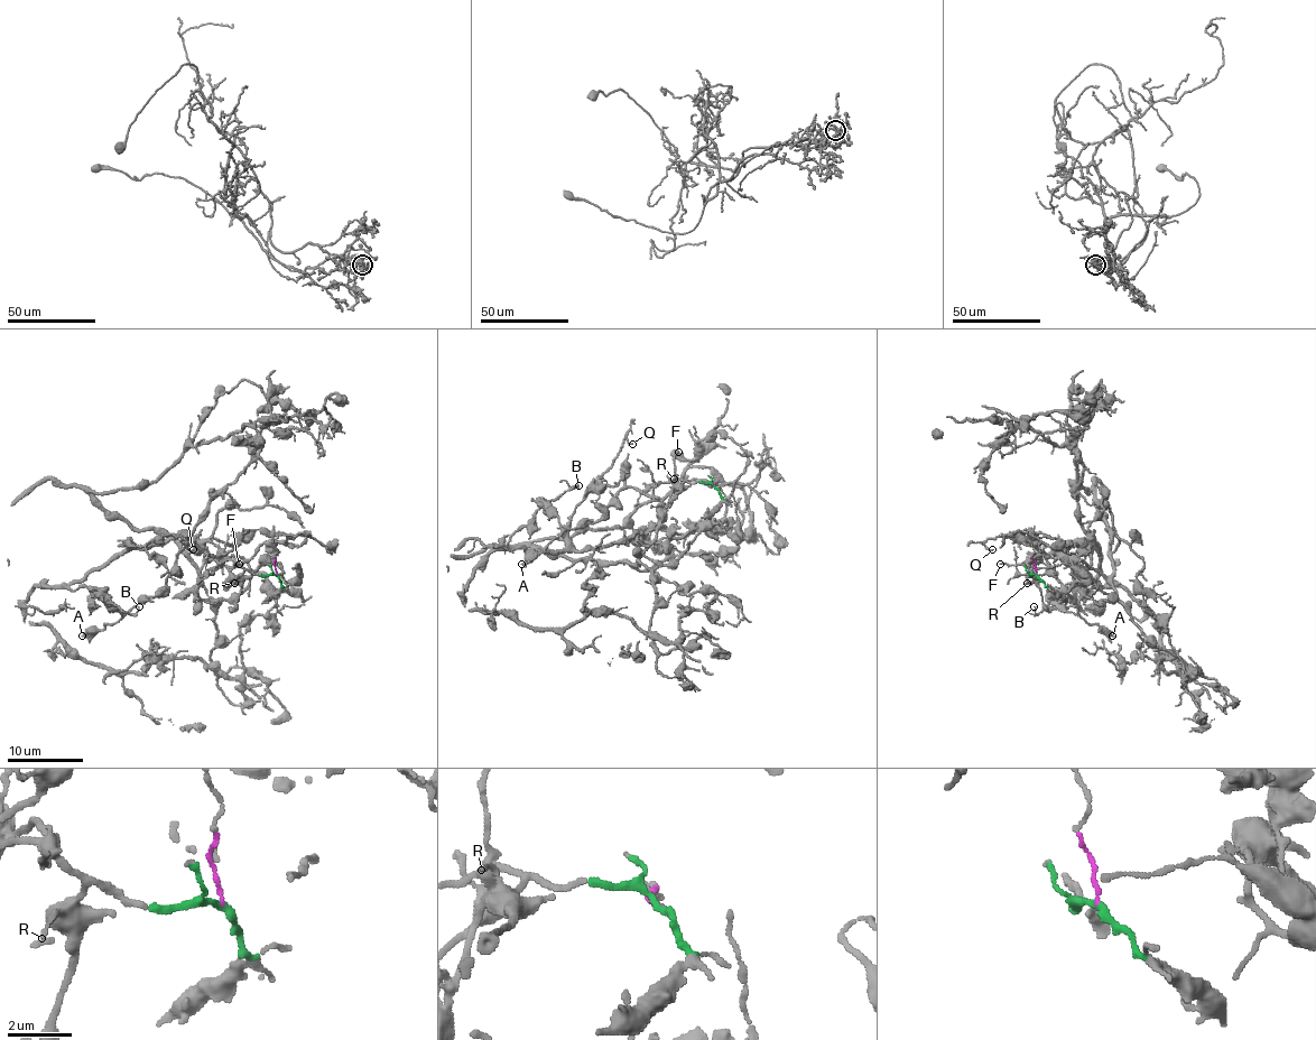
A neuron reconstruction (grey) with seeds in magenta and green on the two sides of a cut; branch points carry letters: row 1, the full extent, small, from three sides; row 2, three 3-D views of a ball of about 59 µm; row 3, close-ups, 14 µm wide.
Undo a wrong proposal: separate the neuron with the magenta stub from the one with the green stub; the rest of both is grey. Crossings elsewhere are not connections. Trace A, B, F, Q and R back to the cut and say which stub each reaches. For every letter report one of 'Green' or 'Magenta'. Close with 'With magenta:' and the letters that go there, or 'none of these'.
A: Magenta
B: Green
F: Green
Q: Green
R: Green
With magenta: A

